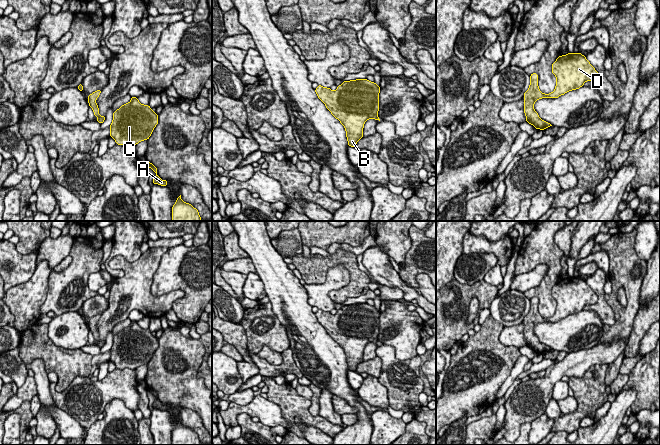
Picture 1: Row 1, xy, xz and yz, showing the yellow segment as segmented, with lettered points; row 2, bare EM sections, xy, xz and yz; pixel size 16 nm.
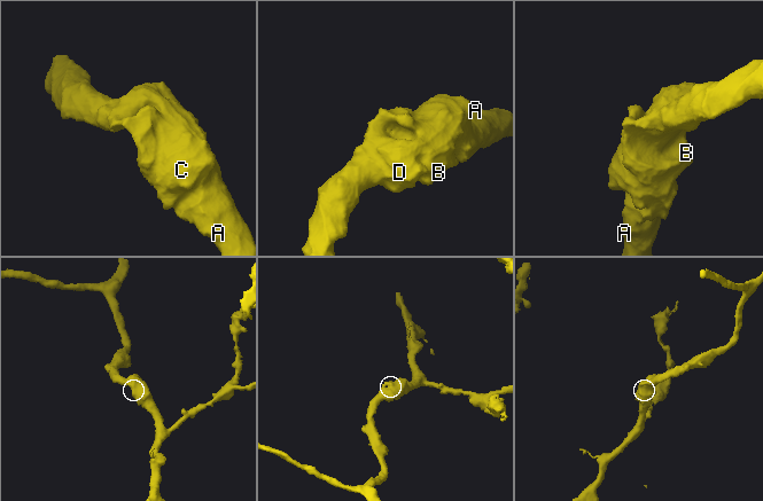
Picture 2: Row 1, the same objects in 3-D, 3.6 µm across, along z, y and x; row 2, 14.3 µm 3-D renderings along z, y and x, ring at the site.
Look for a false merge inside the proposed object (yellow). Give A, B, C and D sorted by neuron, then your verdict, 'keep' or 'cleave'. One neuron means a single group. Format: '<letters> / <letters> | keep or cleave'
A B C D | keep

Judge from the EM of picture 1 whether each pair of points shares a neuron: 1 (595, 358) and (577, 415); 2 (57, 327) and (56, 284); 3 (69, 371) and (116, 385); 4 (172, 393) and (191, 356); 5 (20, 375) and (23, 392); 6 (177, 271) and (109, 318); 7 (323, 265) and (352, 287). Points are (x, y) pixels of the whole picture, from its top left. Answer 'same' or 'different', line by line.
1: different
2: different
3: different
4: same
5: different
6: different
7: same

